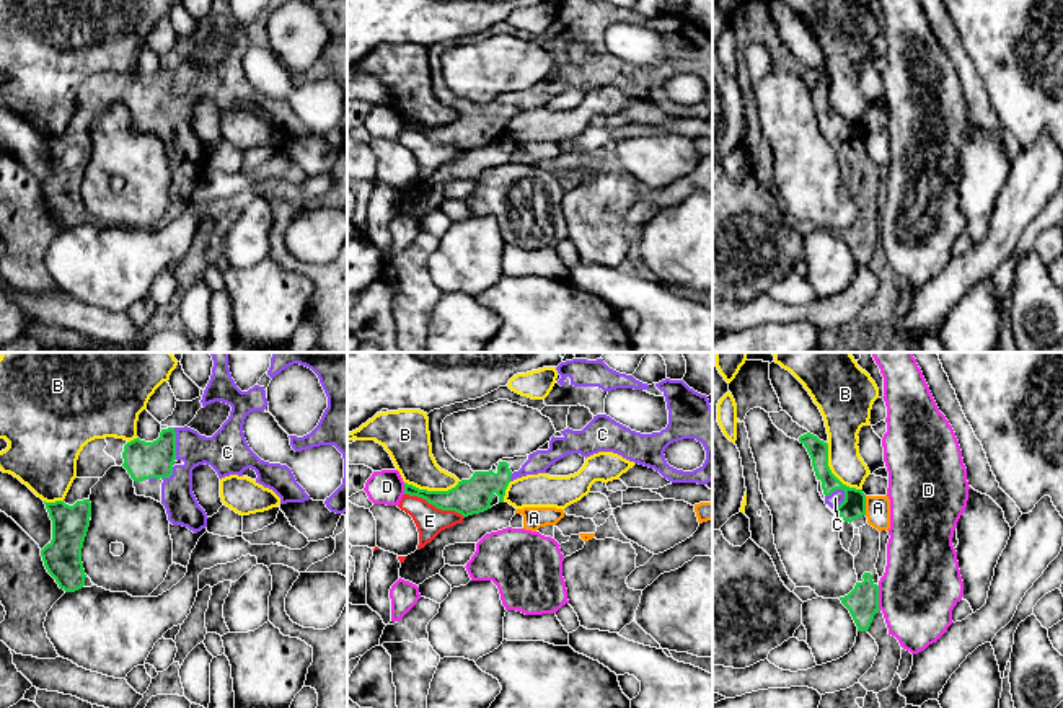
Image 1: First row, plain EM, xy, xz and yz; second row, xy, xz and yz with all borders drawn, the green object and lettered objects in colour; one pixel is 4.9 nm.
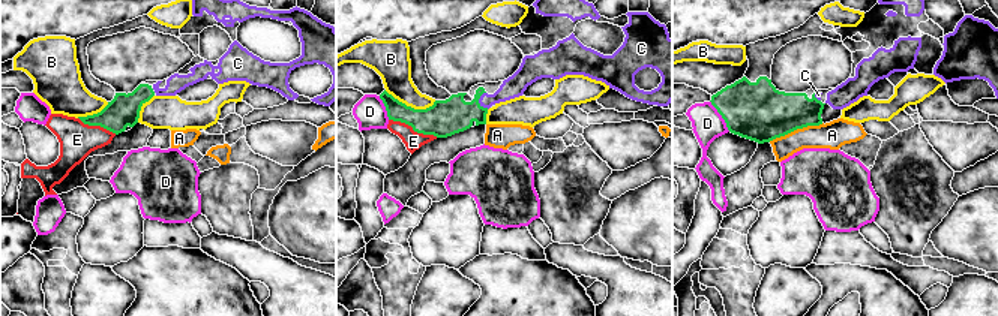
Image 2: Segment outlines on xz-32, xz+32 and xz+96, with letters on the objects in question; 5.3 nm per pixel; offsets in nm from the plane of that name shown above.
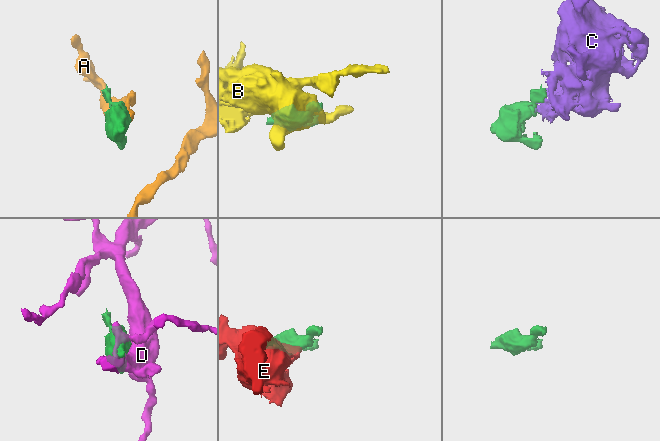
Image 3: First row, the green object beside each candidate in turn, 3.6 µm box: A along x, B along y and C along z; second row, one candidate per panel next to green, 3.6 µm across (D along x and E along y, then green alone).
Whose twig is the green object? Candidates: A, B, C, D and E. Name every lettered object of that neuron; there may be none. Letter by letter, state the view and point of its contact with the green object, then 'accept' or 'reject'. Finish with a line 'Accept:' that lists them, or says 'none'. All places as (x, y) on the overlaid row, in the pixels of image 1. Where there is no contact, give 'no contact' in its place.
A: yz (864, 506) | reject
B: yz (830, 472) | reject
C: yz (845, 500) | accept
D: yz (877, 597) | reject
E: xz (434, 504) | reject
Accept: C

